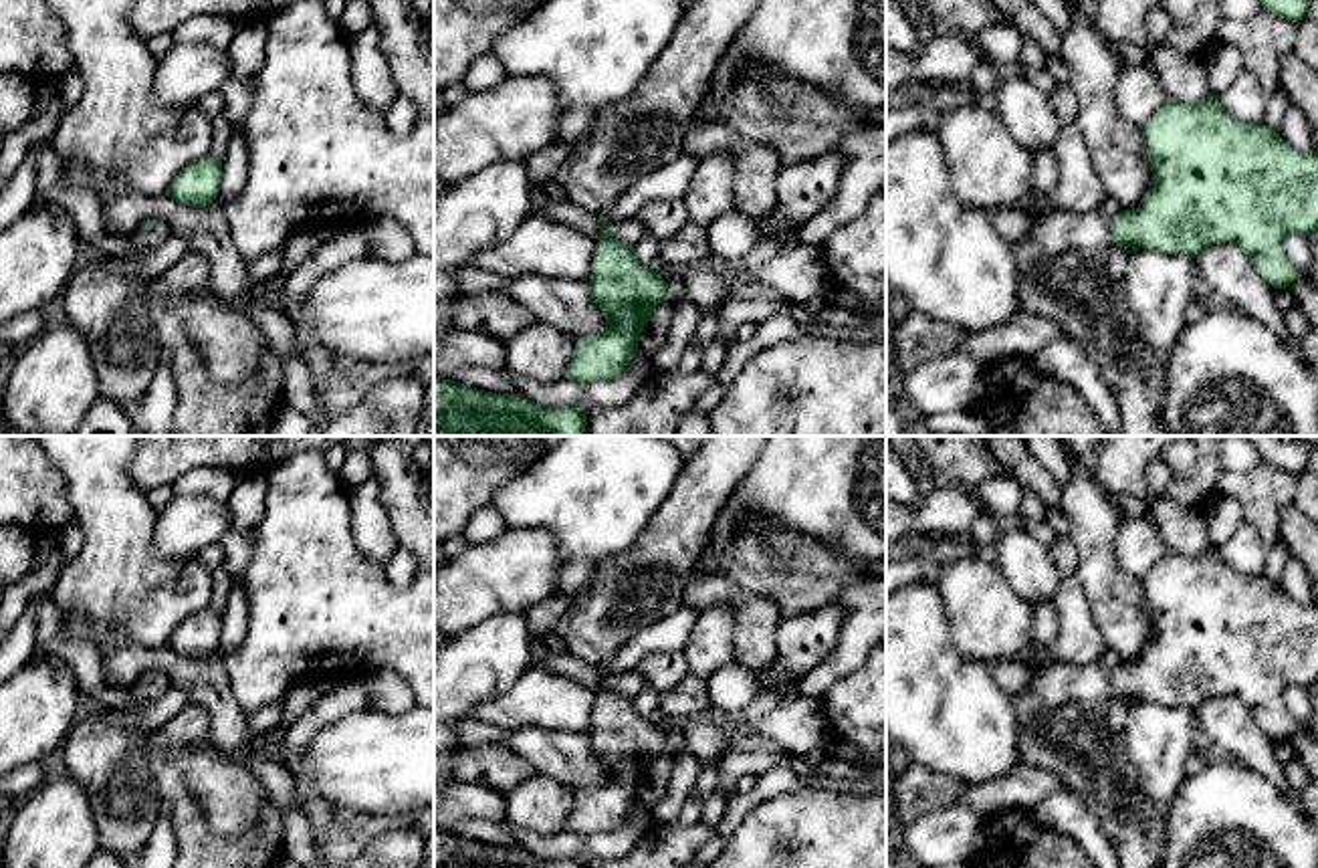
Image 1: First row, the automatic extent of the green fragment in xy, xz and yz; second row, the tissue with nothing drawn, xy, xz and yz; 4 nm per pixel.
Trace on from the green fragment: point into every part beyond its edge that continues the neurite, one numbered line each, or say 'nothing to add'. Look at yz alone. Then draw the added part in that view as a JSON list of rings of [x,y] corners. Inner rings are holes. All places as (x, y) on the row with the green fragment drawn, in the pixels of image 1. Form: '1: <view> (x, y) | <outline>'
1: yz (1062, 273) | [[[1098,210],[1086,214],[1044,212],[1033,228],[1013,244],[1019,299],[1025,311],[1062,325],[1068,337],[1098,365],[1118,400],[1120,436],[1169,436],[1161,428],[1169,351],[1155,353],[1136,335],[1124,333],[1106,305],[1112,287],[1106,260],[1114,246],[1110,220]]]

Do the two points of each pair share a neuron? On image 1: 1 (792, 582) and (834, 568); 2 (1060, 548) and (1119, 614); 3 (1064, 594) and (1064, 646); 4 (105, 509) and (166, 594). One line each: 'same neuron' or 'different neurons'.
1: same neuron
2: different neurons
3: same neuron
4: same neuron

